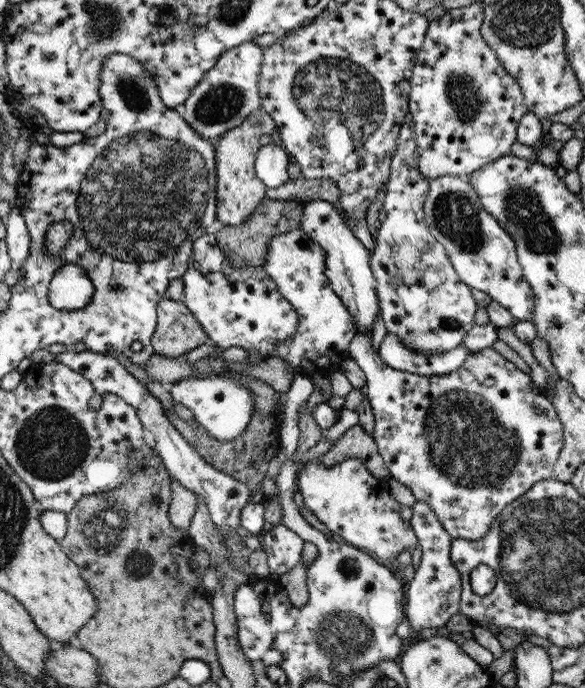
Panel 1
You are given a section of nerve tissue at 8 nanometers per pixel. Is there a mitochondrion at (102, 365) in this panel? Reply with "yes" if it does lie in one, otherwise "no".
no

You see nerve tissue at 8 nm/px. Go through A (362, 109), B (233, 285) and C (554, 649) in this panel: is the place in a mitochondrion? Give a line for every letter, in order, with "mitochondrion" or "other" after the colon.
A: mitochondrion
B: other
C: other

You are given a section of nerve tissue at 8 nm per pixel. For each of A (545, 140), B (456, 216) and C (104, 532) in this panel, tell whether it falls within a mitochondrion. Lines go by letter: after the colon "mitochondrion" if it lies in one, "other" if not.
A: other
B: mitochondrion
C: mitochondrion

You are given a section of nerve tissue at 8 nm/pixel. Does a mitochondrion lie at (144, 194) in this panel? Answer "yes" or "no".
yes

